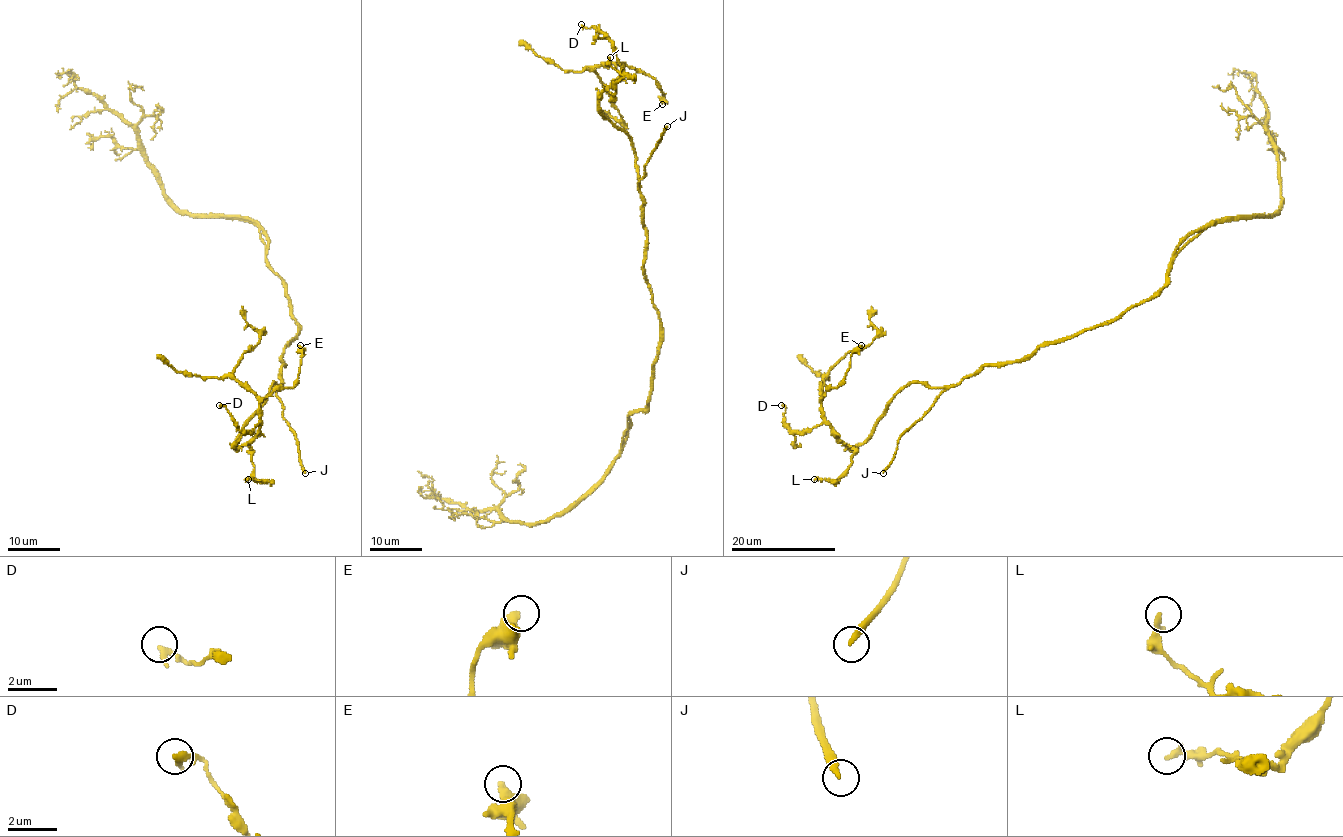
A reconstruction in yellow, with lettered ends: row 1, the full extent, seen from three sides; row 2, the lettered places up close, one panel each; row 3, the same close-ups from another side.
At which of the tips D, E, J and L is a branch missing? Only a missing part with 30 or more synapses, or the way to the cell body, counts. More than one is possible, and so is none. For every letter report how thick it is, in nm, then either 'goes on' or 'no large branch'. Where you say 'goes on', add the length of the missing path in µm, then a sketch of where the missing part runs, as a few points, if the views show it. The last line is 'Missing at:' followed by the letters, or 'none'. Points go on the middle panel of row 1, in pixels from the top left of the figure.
D: 240 nm thick; no large branch
E: 320 nm thick; no large branch
J: 300 nm thick; goes on; about 70 µm are missing; missing branch runs (667, 126), (672, 110), (665, 102), (658, 67), (675, 45), (684, 19), (696, 11)
L: 240 nm thick; no large branch
Missing at: J

